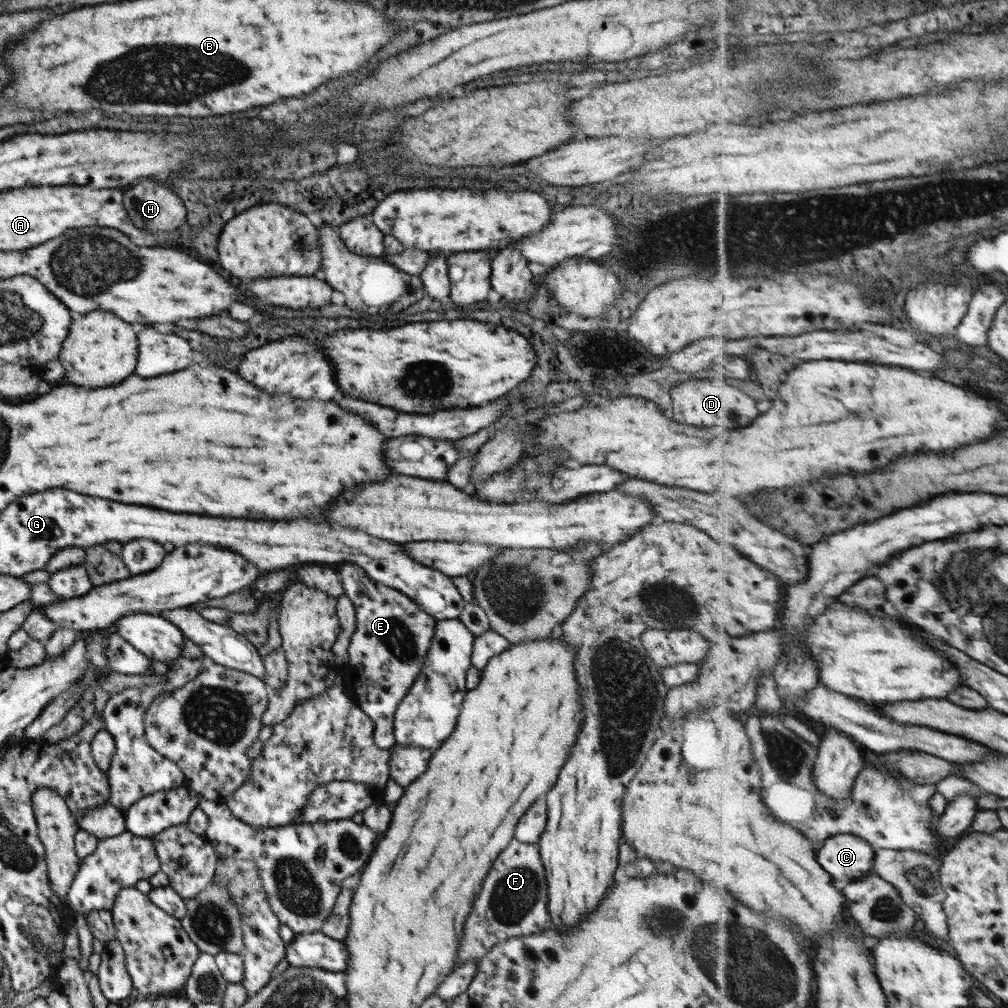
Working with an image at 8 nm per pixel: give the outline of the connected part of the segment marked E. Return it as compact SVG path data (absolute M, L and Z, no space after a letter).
M345 563L336 572L340 578L344 595L351 601L355 611L355 630L351 633L346 648L347 660L345 662L348 668L353 669L358 679L353 687L355 690L353 699L373 723L372 737L375 746L387 749L396 744L392 733L395 709L405 696L407 689L411 687L412 680L420 673L420 666L424 661L429 643L432 641L436 621L429 614L425 614L425 611L421 610L417 603L414 603L408 596L373 581L358 566Z

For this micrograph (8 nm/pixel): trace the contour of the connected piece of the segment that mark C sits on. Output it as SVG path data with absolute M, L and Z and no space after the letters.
M854 834L830 836L817 854L821 866L829 870L834 880L849 884L871 872L875 857L876 848L866 838Z

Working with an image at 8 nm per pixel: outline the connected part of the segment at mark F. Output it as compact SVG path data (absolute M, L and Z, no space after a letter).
M511 840L495 858L495 864L481 882L479 896L473 902L473 912L465 918L455 966L478 960L499 940L541 932L550 920L546 909L547 897L545 873L537 849L532 844Z

